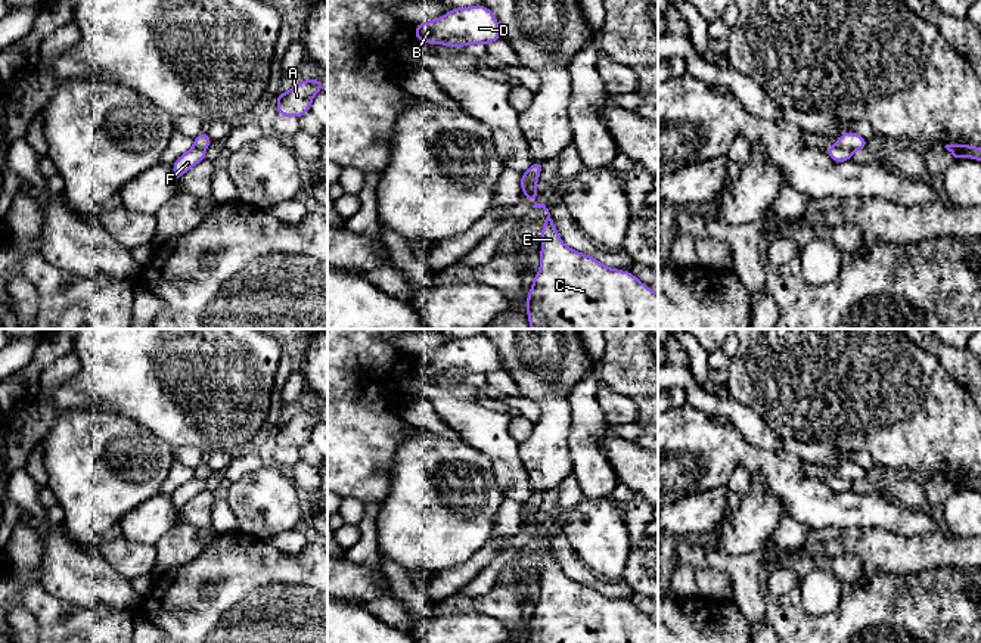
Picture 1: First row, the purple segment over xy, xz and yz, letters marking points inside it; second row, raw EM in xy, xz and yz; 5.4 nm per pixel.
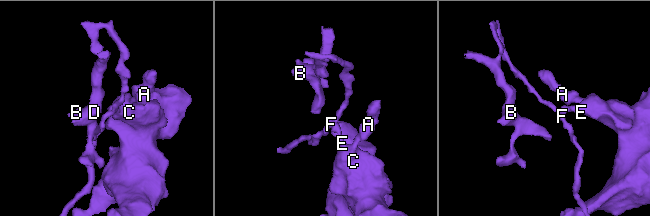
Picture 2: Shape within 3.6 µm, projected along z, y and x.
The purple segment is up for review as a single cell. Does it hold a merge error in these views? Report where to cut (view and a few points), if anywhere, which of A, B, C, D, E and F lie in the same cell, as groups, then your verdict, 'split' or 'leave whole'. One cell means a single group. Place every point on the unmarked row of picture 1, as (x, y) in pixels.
yz (835, 474), (851, 482) | A C E / B D F | split

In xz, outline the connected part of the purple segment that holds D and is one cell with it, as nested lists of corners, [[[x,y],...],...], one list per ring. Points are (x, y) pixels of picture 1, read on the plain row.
[[[484,335],[454,338],[437,350],[413,355],[416,370],[432,376],[488,376],[503,369],[496,345]]]

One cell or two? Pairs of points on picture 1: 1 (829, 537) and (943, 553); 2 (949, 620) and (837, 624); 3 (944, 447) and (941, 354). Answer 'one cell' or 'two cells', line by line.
1: one cell
2: one cell
3: two cells

